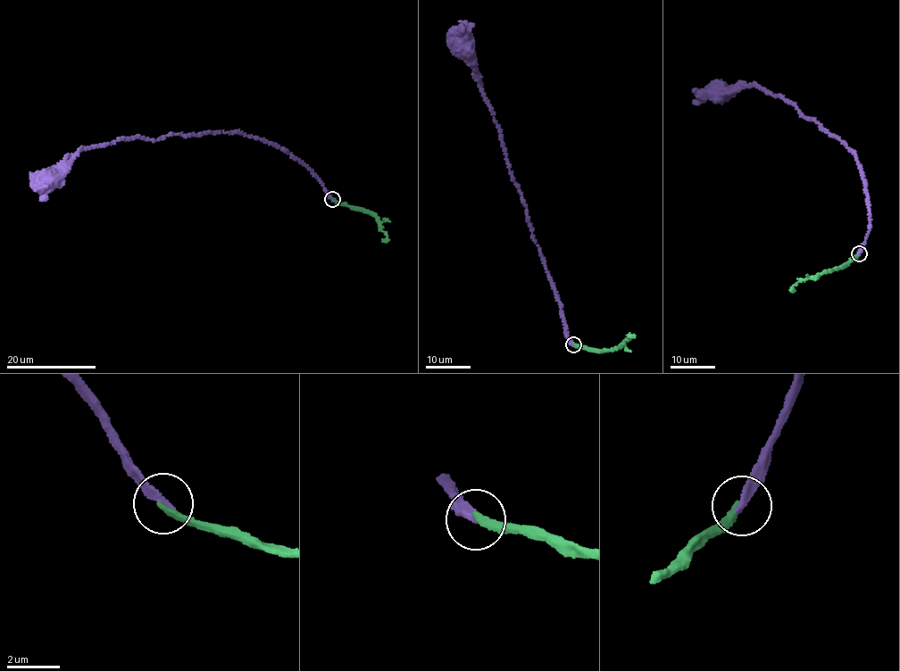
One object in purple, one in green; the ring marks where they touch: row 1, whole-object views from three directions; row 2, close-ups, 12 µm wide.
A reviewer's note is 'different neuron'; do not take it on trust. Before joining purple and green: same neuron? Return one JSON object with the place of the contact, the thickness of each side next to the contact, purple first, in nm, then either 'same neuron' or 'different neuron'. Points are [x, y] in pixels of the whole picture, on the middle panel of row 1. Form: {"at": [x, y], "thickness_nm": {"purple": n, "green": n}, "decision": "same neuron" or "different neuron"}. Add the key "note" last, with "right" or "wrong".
{"at": [573, 344], "thickness_nm": {"purple": 320, "green": 260}, "decision": "same neuron", "note": "wrong"}

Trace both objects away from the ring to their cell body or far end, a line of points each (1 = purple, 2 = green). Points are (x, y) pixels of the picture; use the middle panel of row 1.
1: (573, 344), (532, 235), (527, 206), (510, 169), (493, 109), (480, 87), (472, 47), (464, 46)
2: (573, 343), (604, 352), (614, 351), (629, 336), (634, 335), (629, 335)

